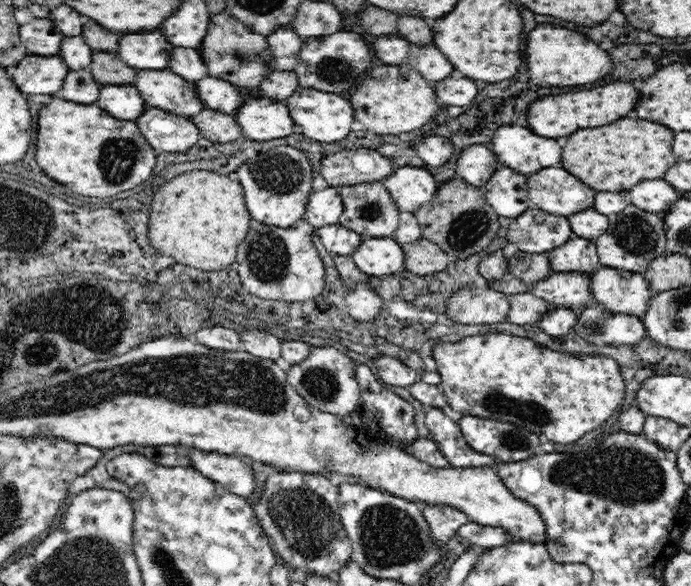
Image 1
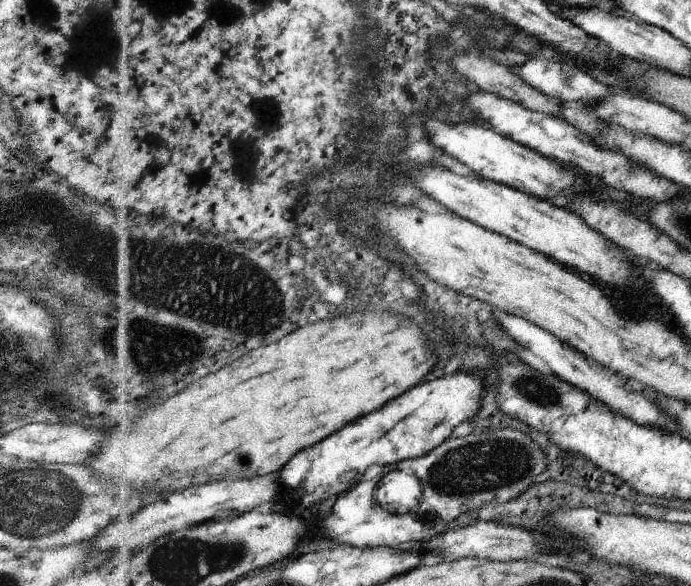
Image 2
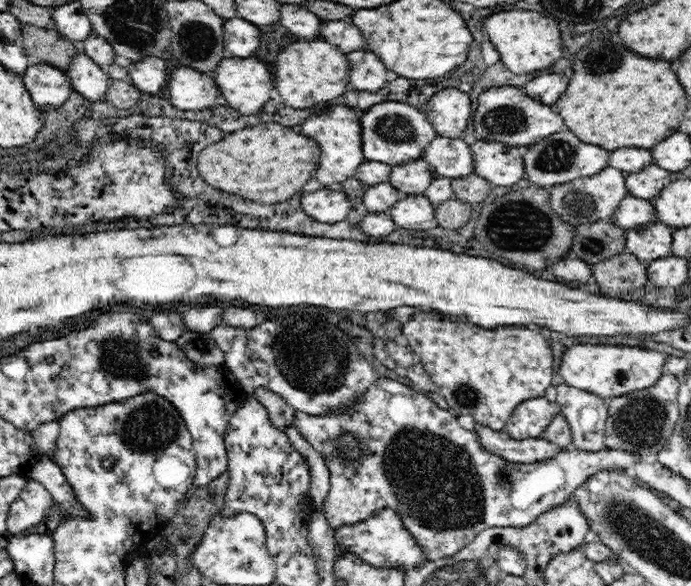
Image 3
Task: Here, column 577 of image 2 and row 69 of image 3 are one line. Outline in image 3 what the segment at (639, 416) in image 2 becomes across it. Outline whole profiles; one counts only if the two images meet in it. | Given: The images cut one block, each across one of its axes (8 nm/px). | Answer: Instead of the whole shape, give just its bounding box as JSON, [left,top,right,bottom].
[348,50,388,93]

